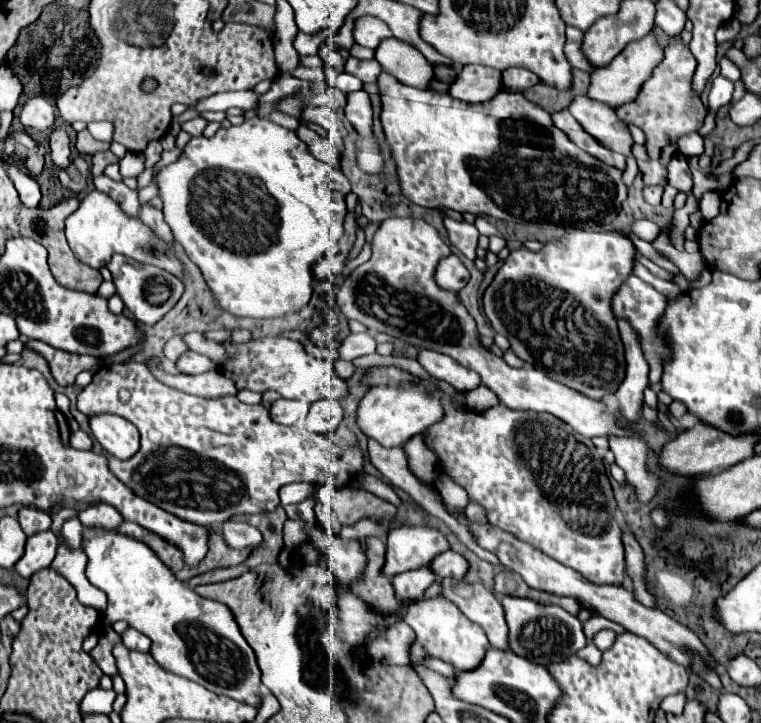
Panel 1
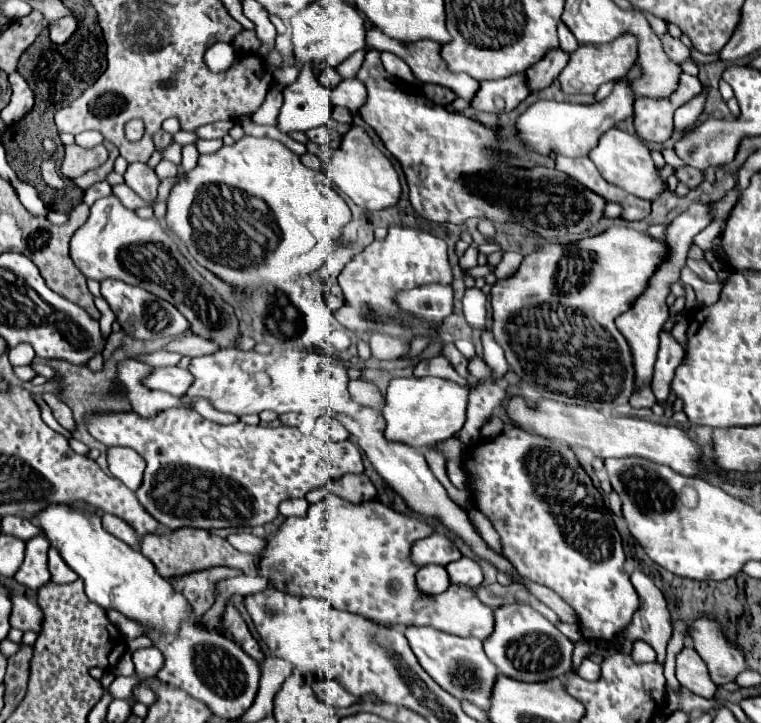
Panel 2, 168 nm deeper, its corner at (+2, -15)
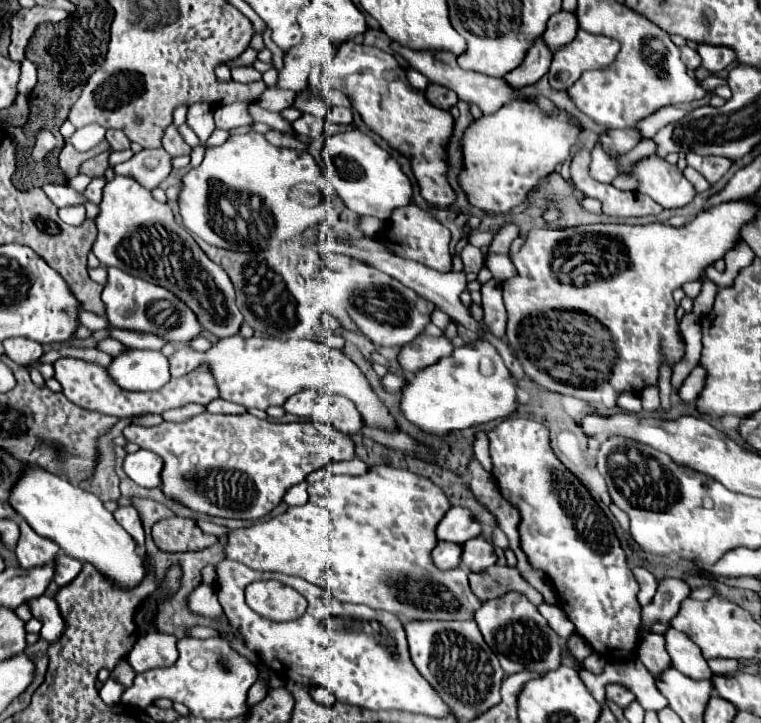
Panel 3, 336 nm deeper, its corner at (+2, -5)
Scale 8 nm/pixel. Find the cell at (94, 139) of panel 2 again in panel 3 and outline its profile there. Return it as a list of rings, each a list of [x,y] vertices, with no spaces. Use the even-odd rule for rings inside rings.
[[[87,124],[87,126],[79,128],[79,130],[75,130],[75,134],[71,136],[71,144],[77,150],[85,152],[85,150],[97,146],[103,138],[105,138],[105,128],[103,126],[99,126],[99,124]]]

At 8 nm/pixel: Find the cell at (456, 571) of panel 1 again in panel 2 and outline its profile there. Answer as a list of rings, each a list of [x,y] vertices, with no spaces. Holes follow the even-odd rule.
[[[465,556],[447,564],[447,572],[449,572],[449,578],[453,584],[465,584],[469,588],[475,588],[483,582],[481,566],[475,560],[465,558]]]

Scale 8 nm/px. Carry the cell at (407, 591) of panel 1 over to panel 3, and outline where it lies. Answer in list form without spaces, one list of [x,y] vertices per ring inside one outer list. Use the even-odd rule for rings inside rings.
[[[439,542],[431,552],[431,558],[439,570],[453,570],[461,562],[461,546],[455,546],[451,542]]]

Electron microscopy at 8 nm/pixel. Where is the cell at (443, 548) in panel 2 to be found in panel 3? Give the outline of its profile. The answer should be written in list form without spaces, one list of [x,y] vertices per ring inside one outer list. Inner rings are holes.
[[[451,508],[435,530],[439,542],[455,542],[455,544],[465,544],[467,540],[477,538],[479,532],[481,528],[473,520],[471,512],[463,508]]]

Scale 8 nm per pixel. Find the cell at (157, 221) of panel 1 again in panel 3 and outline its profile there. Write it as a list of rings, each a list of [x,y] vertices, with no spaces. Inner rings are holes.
[[[141,150],[131,160],[117,164],[115,174],[135,178],[143,188],[153,190],[161,184],[161,178],[167,178],[171,172],[171,156],[163,150]]]

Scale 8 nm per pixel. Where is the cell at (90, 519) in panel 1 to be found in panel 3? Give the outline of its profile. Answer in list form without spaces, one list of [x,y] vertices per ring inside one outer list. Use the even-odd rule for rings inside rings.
[[[123,506],[123,508],[117,508],[113,512],[113,516],[133,536],[133,540],[137,542],[137,546],[143,546],[145,534],[143,534],[143,528],[141,528],[141,520],[139,520],[137,510],[133,506]]]

